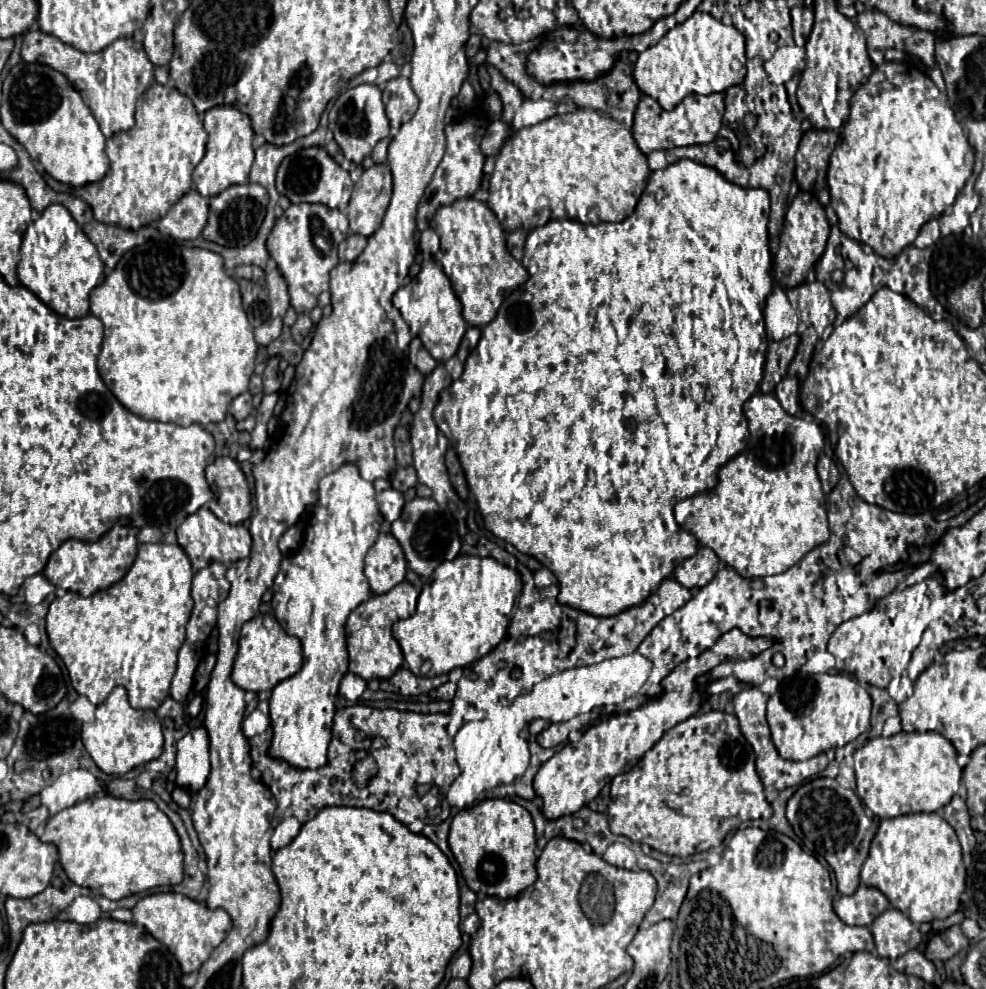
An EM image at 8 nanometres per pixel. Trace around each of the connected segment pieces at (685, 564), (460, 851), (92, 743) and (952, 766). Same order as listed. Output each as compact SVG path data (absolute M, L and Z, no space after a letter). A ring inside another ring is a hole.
M700 547L698 553L690 559L684 559L676 569L674 569L674 579L684 585L686 589L698 589L704 587L706 583L712 581L712 577L718 571L718 557L712 549Z
M484 799L460 811L450 825L448 845L466 885L480 897L516 897L536 881L536 837L530 813L506 799Z
M116 687L108 699L96 707L96 721L82 725L82 743L94 763L108 775L124 775L152 759L158 759L164 749L160 719L152 709L132 709L122 687Z
M900 731L888 739L876 737L854 753L854 771L856 771L856 783L858 783L856 795L880 819L898 817L906 813L934 813L942 809L958 793L960 777L962 777L962 769L956 763L956 751L952 743L936 731L928 731L928 733Z

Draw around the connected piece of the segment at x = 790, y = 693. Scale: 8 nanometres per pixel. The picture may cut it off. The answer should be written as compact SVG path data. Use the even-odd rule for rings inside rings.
M824 673L804 679L792 675L780 683L778 691L768 701L768 725L782 759L806 761L828 749L844 747L860 733L868 731L870 711L872 699L868 691L848 675Z

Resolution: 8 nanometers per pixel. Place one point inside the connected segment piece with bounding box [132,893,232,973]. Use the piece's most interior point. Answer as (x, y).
(191, 931)

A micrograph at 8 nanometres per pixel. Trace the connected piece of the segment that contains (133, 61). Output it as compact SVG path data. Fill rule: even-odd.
M28 31L22 45L22 59L26 63L48 65L66 75L74 89L82 95L84 103L90 107L104 137L112 137L134 127L134 105L138 97L154 83L154 65L148 61L142 43L136 43L132 37L116 39L110 47L98 53L82 53L70 45L64 45L52 35Z

